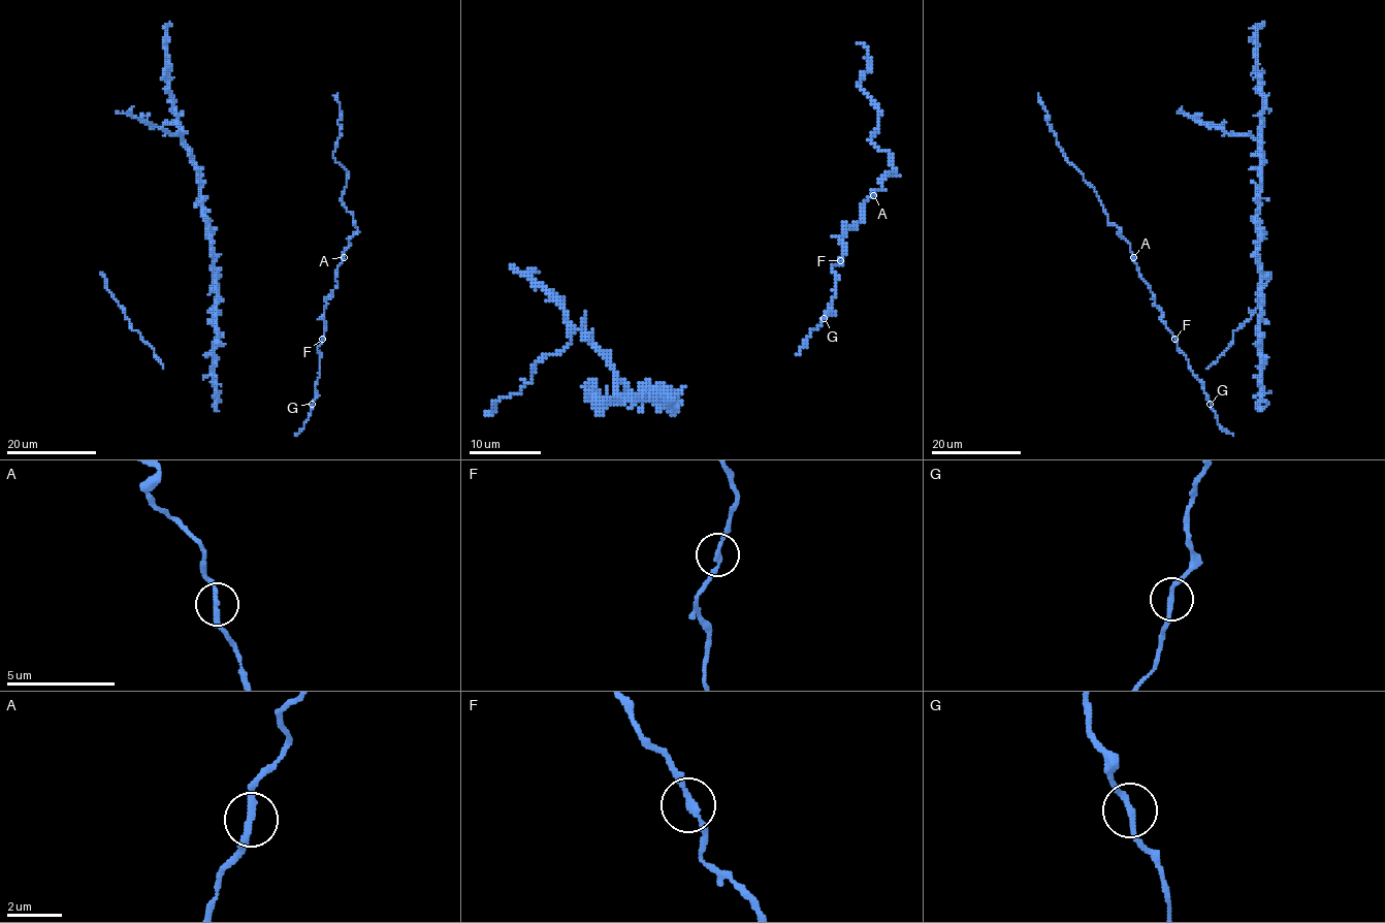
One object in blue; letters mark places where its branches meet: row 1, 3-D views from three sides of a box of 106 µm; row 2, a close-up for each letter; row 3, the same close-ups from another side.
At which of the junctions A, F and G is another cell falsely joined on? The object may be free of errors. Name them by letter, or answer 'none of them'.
none of them

